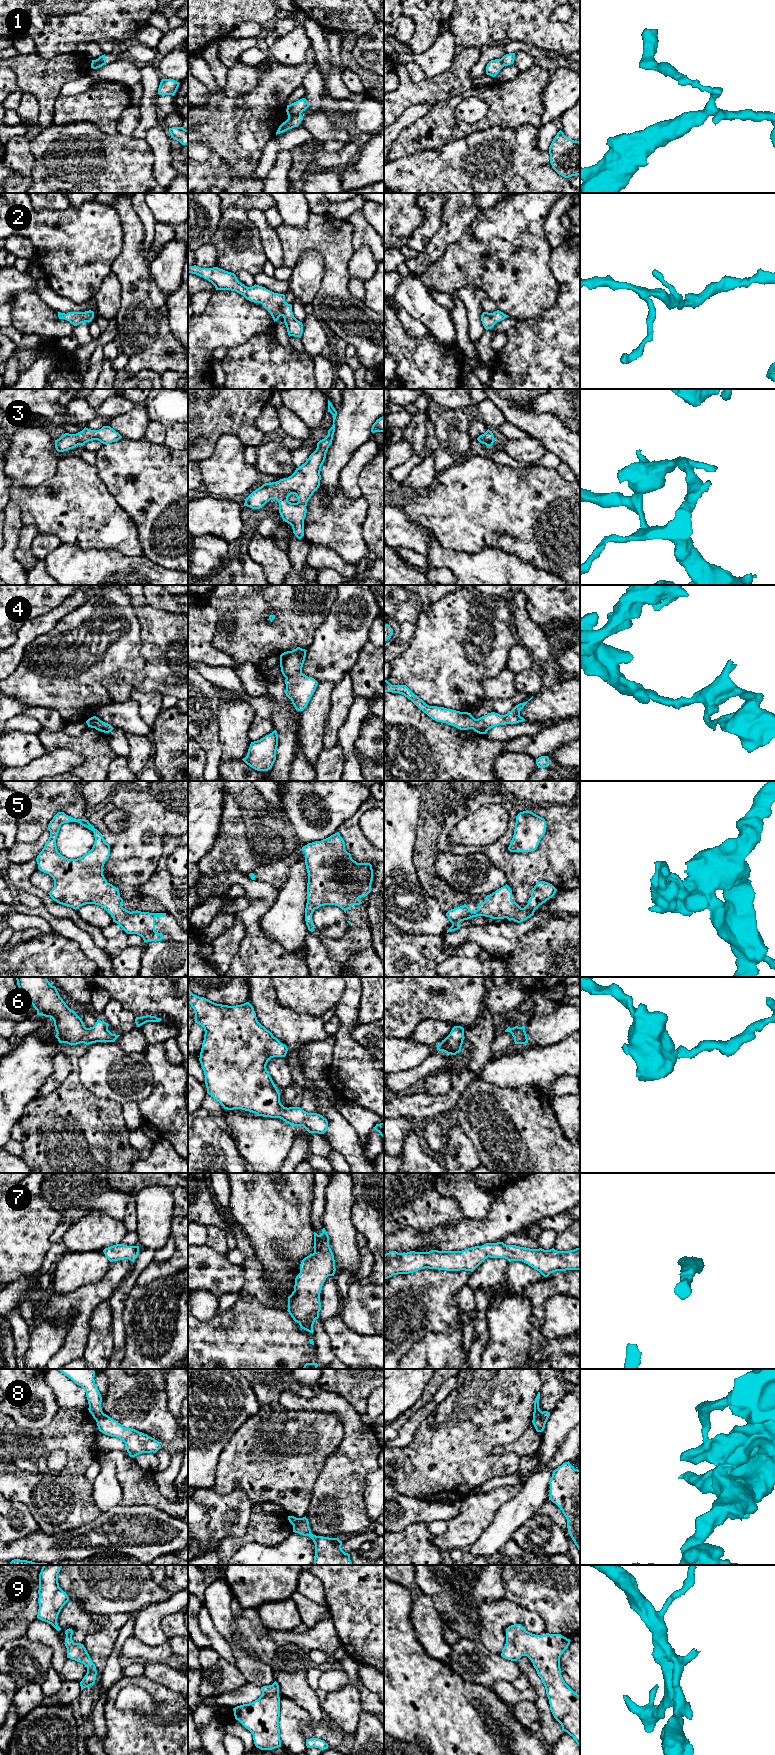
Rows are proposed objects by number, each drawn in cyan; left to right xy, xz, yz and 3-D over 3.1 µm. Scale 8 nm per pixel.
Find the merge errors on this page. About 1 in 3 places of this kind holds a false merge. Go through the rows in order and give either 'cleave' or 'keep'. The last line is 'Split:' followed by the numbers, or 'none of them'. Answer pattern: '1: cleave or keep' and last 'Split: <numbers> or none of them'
1: cleave
2: keep
3: keep
4: keep
5: keep
6: keep
7: keep
8: cleave
9: keep
Split: 1, 8

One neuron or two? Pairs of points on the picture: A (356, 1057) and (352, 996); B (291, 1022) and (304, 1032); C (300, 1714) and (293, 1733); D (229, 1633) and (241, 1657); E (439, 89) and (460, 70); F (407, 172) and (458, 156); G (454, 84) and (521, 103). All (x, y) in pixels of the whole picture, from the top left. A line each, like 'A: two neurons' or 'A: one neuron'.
A: one neuron
B: one neuron
C: one neuron
D: one neuron
E: one neuron
F: one neuron
G: two neurons

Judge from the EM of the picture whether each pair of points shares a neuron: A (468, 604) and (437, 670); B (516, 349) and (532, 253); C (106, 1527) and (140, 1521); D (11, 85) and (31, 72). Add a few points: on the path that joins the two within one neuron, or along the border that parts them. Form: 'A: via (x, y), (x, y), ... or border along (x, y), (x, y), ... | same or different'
A: via (462, 620), (462, 638), (449, 654) | same
B: border along (543, 311), (533, 317), (519, 321) | different
C: via (114, 1527), (132, 1527) | same
D: border along (10, 68), (16, 76), (16, 82), (21, 91) | different

